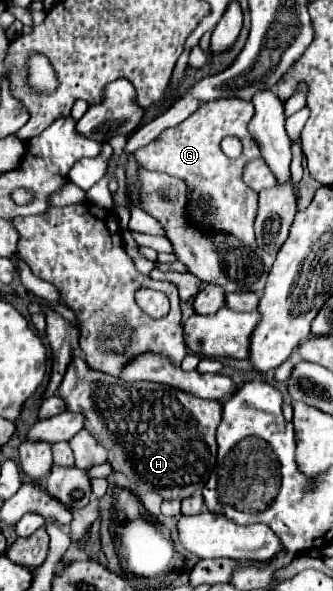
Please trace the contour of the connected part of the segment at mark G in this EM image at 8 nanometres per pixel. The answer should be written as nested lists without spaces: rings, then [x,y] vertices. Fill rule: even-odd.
[[[221,98],[221,100],[213,100],[203,104],[193,116],[189,116],[187,120],[183,120],[179,126],[169,128],[165,132],[161,132],[157,136],[157,140],[153,140],[151,144],[139,148],[135,152],[137,162],[145,168],[145,170],[159,170],[177,178],[183,178],[189,184],[189,216],[193,222],[201,222],[209,224],[217,230],[223,232],[231,232],[235,234],[243,244],[253,244],[255,242],[255,232],[253,232],[253,222],[255,222],[255,212],[257,212],[257,192],[253,192],[251,188],[247,188],[247,184],[243,182],[243,166],[245,162],[249,162],[251,158],[259,158],[259,146],[255,146],[255,140],[251,138],[251,134],[247,132],[247,124],[253,116],[253,104],[249,100],[239,100],[239,98]],[[225,136],[239,136],[243,140],[243,154],[239,158],[227,158],[221,150],[221,140]]]

